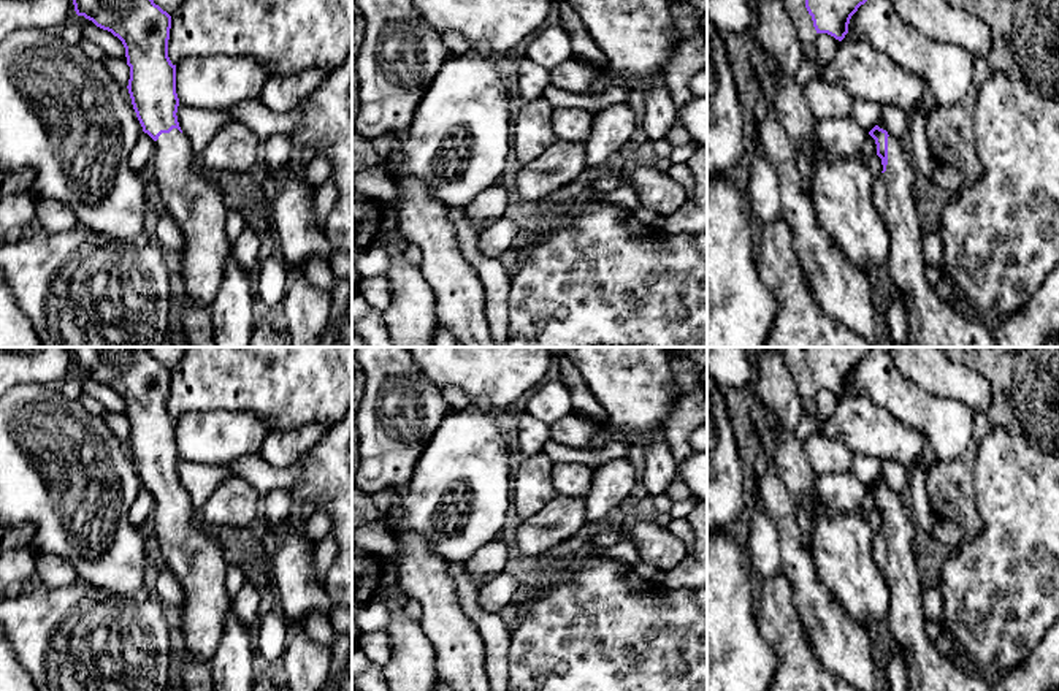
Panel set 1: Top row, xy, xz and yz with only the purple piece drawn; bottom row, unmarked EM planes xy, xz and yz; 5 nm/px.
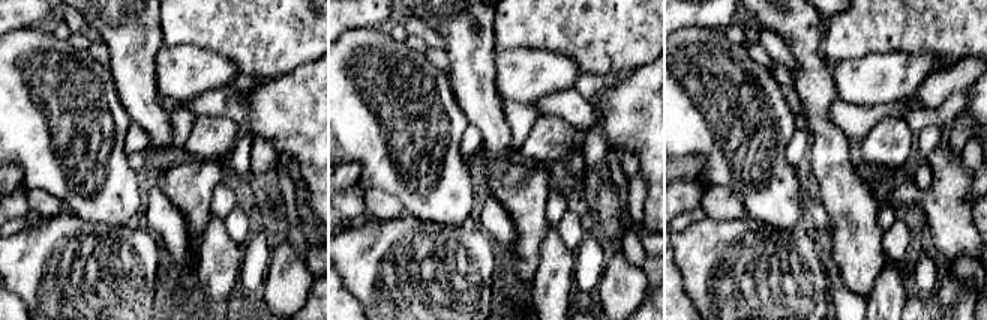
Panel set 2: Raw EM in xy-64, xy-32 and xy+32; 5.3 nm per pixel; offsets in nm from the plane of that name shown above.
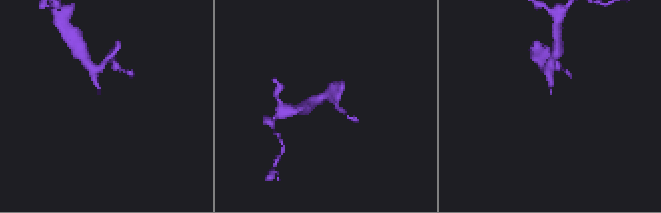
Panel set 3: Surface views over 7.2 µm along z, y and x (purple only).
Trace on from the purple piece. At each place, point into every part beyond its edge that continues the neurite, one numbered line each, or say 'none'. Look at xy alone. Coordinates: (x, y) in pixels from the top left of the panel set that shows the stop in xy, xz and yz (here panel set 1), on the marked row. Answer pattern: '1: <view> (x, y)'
1: xy (197, 205)

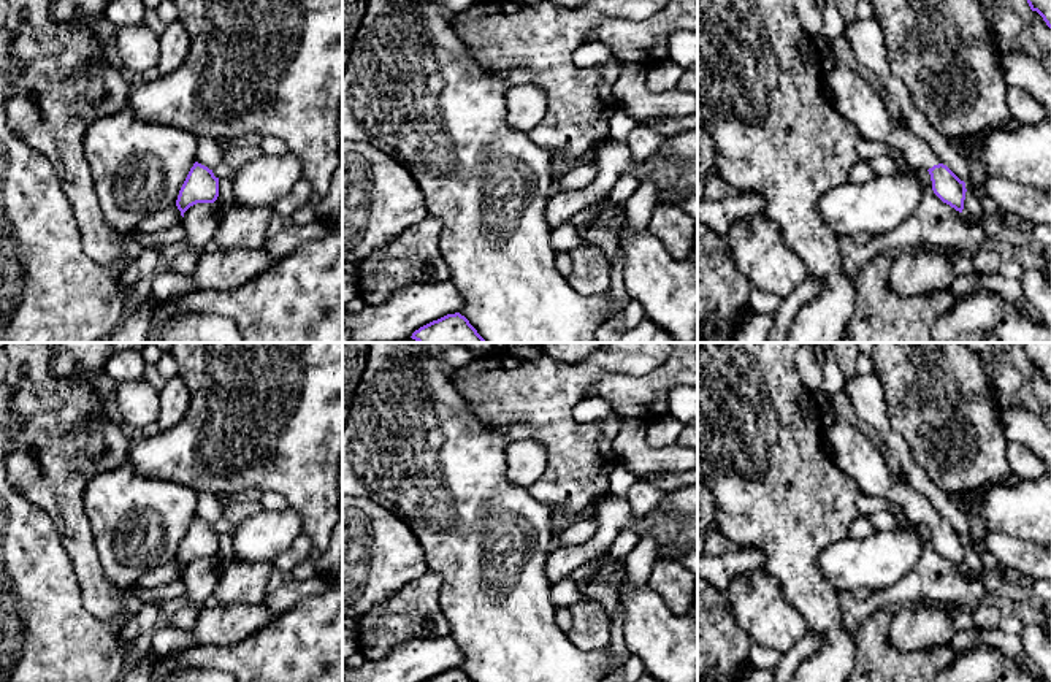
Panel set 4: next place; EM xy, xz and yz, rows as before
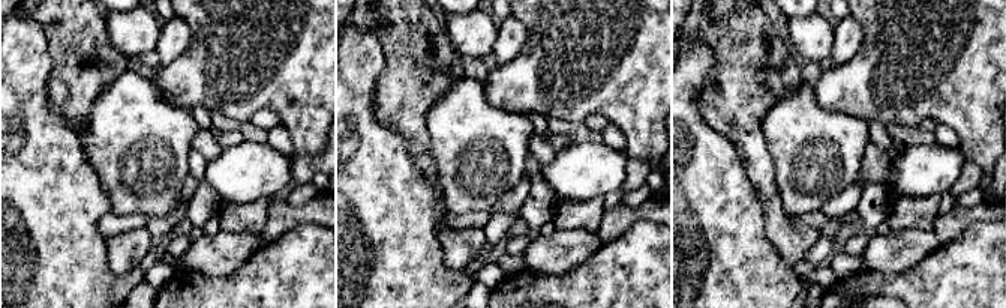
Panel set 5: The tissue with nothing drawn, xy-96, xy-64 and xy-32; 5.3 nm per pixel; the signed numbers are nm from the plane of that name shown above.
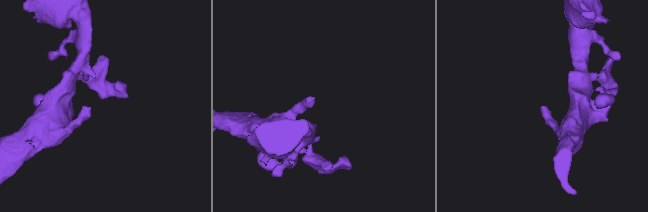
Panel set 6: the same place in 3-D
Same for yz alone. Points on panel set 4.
1: yz (853, 97)

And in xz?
none

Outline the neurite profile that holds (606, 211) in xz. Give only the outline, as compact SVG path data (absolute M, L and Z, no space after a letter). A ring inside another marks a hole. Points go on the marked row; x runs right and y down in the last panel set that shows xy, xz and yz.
M604 197L593 203L593 208L596 209L594 222L601 225L617 225L617 235L621 238L626 230L626 213L618 214L618 203L613 203L609 200L609 197Z

